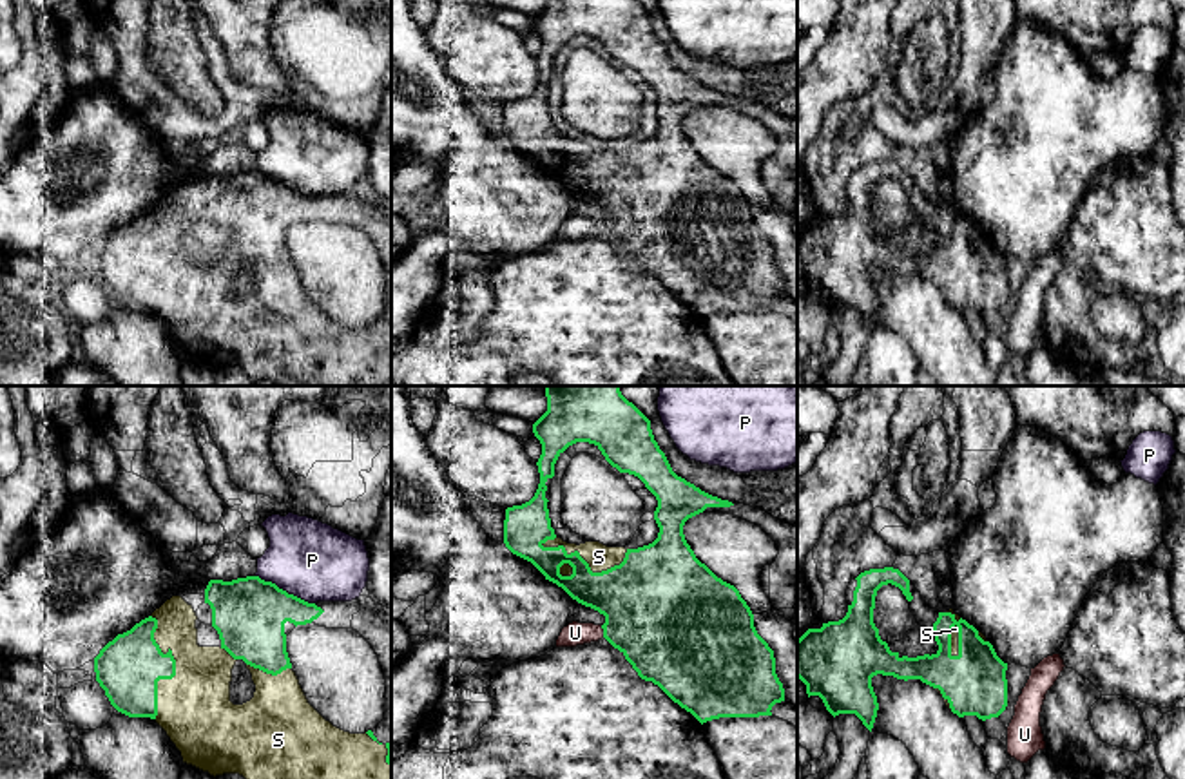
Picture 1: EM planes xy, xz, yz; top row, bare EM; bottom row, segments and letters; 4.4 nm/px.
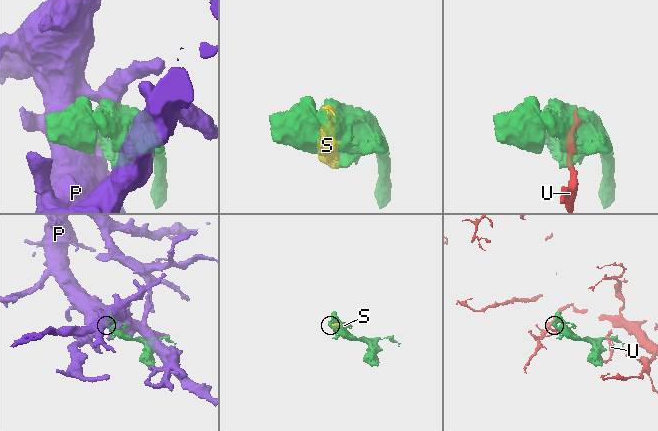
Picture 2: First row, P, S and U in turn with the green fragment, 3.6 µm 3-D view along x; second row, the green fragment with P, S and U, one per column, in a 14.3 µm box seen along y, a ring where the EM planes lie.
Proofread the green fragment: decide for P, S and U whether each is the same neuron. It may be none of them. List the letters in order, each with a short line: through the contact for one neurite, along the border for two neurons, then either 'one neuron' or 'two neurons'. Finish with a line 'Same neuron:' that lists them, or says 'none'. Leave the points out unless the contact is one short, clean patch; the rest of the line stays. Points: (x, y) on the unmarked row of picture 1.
P: two neurons
S: one neuron
U: two neurons
Same neuron: S

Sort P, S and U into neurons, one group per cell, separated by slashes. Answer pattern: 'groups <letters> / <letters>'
groups P / S / U

